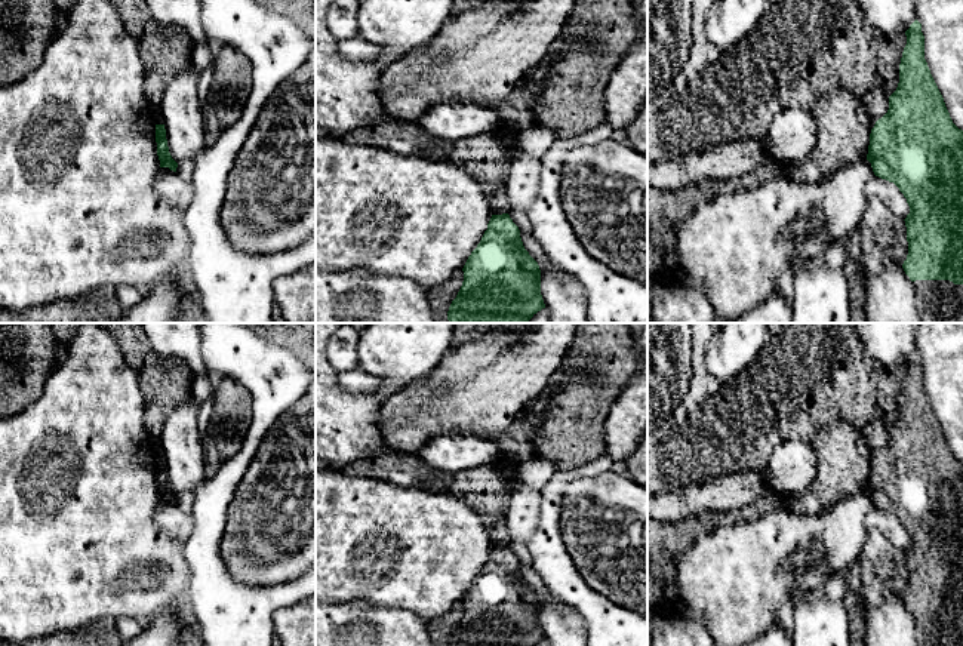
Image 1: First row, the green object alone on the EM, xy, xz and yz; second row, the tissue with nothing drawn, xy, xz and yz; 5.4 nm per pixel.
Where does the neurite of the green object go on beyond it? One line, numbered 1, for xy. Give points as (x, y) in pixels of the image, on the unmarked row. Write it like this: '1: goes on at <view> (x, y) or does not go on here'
1: does not go on here

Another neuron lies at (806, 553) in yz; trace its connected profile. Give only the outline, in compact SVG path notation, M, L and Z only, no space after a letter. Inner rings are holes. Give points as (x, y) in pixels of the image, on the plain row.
M809 541L802 544L794 553L787 556L784 565L788 569L802 570L818 557L819 557L819 551L816 548L816 541Z

